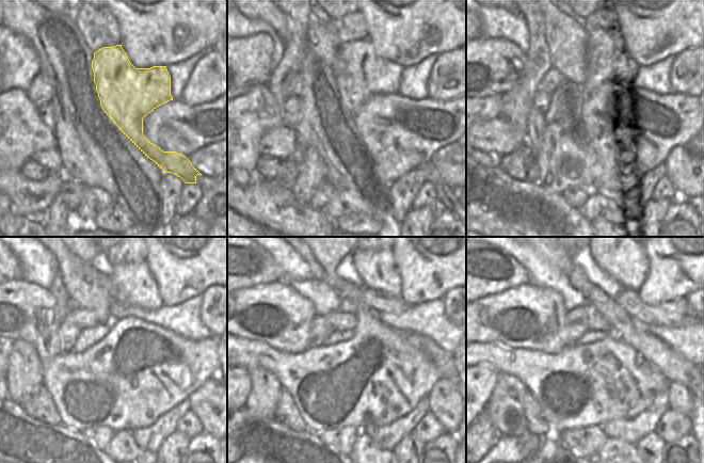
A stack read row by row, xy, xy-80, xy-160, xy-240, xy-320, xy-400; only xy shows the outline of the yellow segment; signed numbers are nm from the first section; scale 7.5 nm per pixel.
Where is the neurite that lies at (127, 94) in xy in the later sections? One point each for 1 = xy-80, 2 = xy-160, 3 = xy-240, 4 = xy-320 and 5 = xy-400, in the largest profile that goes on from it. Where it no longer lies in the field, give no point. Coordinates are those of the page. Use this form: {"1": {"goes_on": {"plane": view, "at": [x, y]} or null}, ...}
{"1": {"goes_on": {"plane": "xy-80", "at": [360, 73]}}, "2": {"goes_on": {"plane": "xy-160", "at": [608, 60]}}, "3": {"goes_on": {"plane": "xy-240", "at": [137, 287]}}, "4": {"goes_on": {"plane": "xy-320", "at": [377, 268]}}, "5": {"goes_on": {"plane": "xy-400", "at": [624, 259]}}}

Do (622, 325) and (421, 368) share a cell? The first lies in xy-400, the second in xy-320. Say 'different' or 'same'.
different

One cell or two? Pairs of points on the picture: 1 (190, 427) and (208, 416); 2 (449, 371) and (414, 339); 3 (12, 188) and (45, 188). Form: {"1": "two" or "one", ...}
{"1": "two", "2": "one", "3": "one"}

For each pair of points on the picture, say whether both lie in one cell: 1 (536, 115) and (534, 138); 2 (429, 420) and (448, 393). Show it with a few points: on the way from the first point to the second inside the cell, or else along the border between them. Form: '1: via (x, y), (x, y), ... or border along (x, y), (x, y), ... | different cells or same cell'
1: via (536, 121), (534, 132) | same cell
2: border along (429, 411), (446, 432) | different cells

